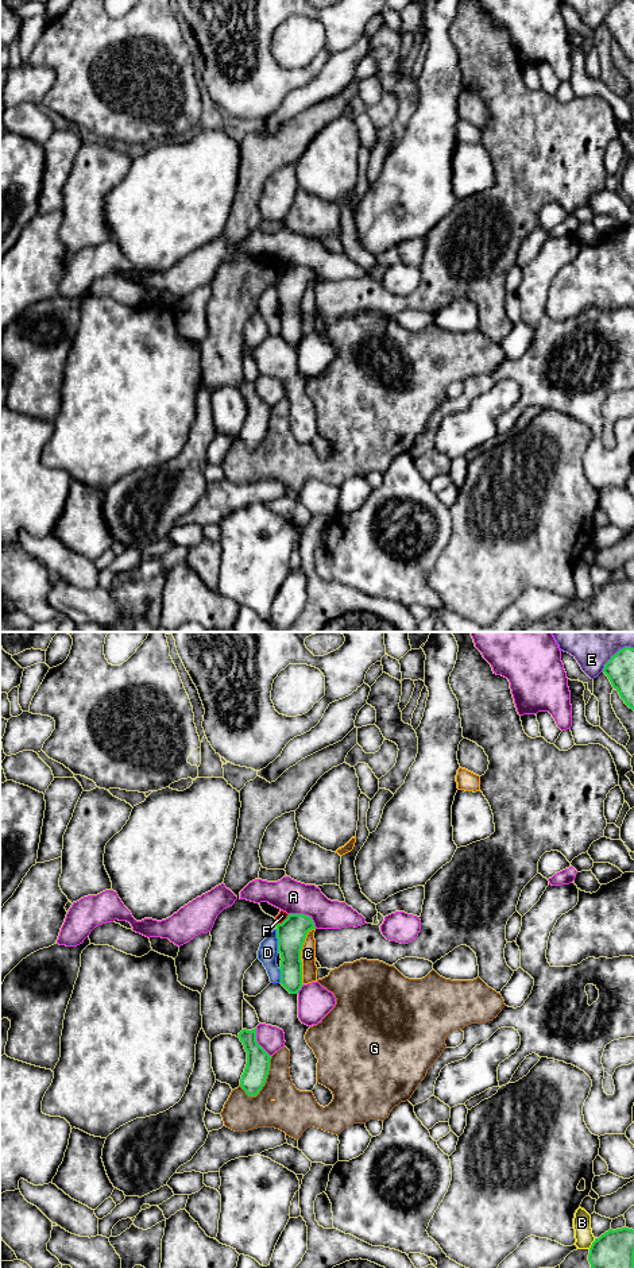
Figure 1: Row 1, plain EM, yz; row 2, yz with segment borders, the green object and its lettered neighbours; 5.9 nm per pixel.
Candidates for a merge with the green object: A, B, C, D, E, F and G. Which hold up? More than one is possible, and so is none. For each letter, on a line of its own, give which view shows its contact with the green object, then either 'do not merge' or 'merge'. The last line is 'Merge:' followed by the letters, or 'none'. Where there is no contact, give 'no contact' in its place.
A: meets green in yz; do not merge
B: meets green in yz; do not merge
C: meets green in yz; do not merge
D: meets green in yz; do not merge
E: meets green in yz; do not merge
F: meets green in yz; do not merge
G: meets green in yz; do not merge
Merge: none

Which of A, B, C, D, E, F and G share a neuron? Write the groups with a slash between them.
A / B / C / D / E / F / G

